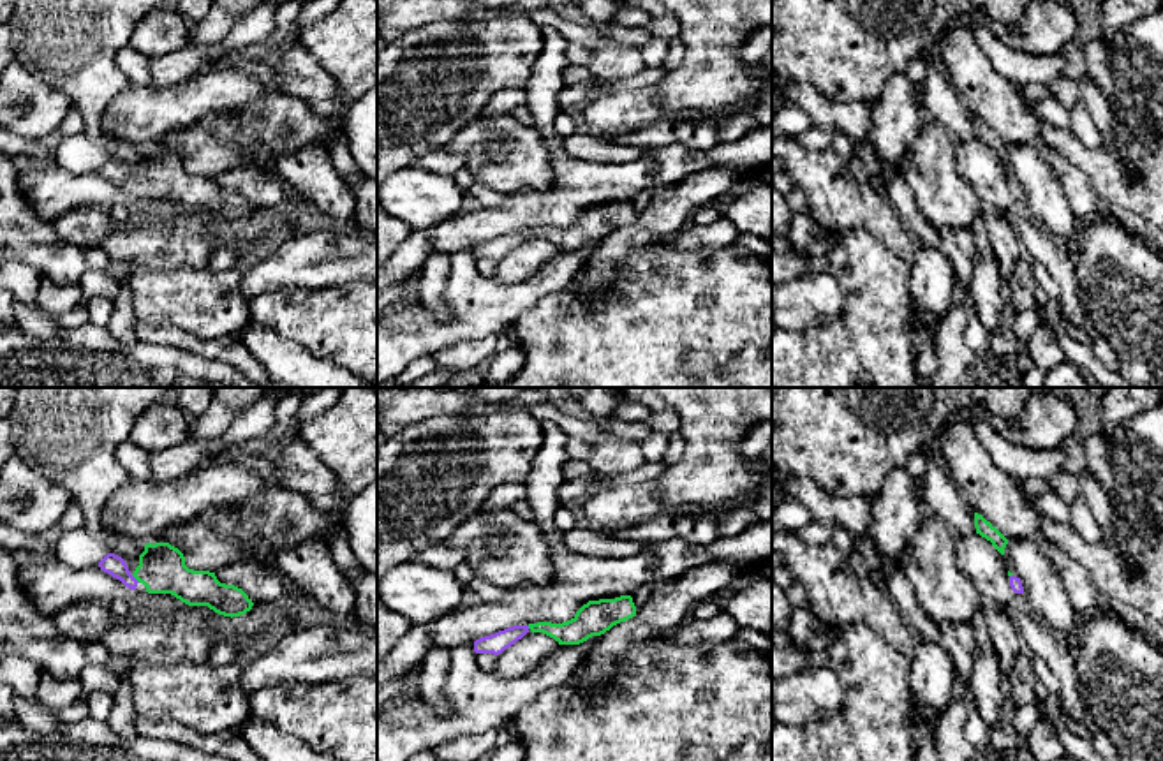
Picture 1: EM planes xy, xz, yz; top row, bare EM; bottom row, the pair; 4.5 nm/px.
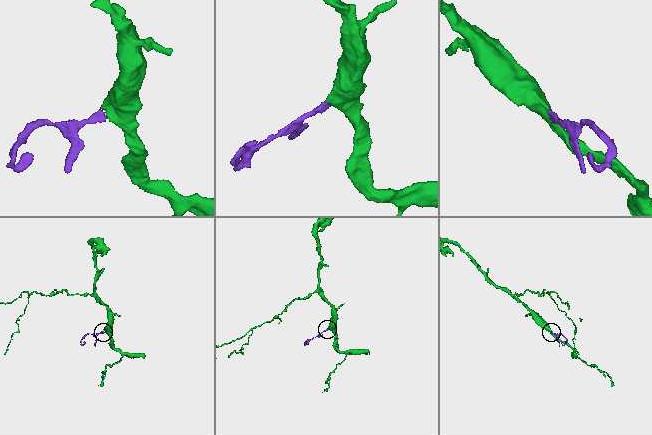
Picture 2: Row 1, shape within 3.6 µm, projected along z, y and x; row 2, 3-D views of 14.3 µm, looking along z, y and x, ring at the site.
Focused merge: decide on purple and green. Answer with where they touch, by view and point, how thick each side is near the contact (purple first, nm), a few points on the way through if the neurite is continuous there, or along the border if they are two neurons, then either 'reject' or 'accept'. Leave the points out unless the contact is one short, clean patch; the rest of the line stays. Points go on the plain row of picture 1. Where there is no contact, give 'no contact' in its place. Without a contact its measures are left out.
meets purple in xy at (134, 184); 90 nm thick on the purple side, 220 nm on the other; runs through xy (111, 169), (134, 184), (161, 175); accept

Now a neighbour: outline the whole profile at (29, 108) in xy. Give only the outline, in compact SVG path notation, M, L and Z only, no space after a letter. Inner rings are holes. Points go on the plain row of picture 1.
M18 60L0 65L0 129L28 141L60 130L70 100Z

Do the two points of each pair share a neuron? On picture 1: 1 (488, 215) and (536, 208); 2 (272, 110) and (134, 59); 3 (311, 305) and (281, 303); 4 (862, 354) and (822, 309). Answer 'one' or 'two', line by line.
1: one
2: two
3: one
4: two

